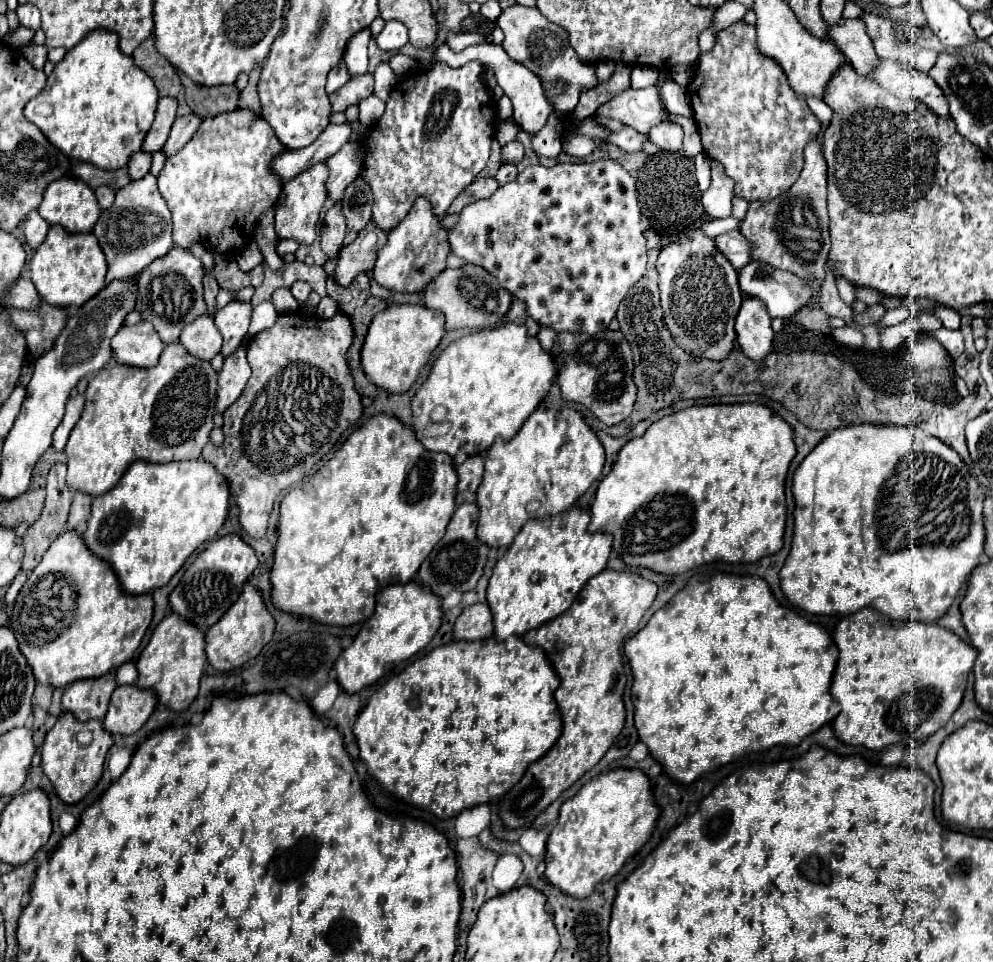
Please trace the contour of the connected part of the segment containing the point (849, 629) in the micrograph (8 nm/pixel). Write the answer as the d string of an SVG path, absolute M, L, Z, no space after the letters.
M868 607L844 617L836 625L832 641L838 647L838 661L832 675L830 693L840 705L840 713L832 723L834 735L846 745L866 747L872 751L880 751L886 745L900 741L924 741L942 729L962 703L968 671L976 659L974 647L936 623L926 625L890 621Z

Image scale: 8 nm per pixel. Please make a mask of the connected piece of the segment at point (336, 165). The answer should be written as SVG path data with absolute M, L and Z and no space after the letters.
M346 143L344 149L340 149L340 153L328 157L326 165L330 169L330 177L326 185L328 185L328 197L334 203L342 201L346 187L356 179L356 173L360 169L360 157L362 149L358 143Z

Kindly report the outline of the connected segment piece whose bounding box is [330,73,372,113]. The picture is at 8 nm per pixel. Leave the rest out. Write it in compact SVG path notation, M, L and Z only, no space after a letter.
M360 75L360 77L352 77L342 89L338 89L336 93L330 95L330 105L332 105L332 113L338 111L346 111L348 105L356 105L360 103L360 99L368 97L372 93L372 75Z

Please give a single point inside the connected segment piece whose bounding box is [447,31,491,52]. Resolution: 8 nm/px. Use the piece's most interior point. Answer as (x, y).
(457, 42)

